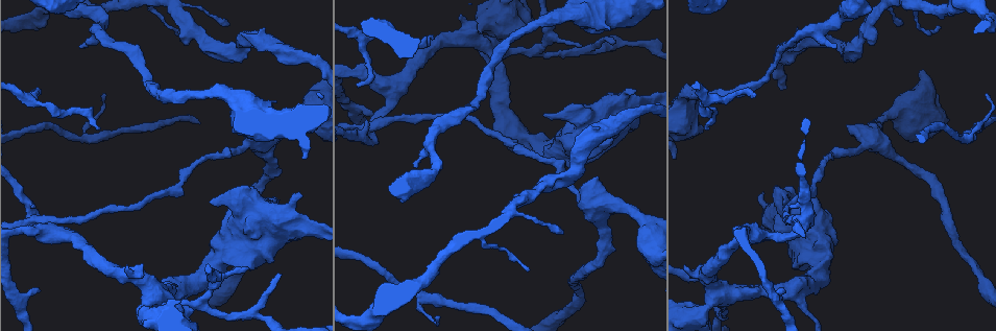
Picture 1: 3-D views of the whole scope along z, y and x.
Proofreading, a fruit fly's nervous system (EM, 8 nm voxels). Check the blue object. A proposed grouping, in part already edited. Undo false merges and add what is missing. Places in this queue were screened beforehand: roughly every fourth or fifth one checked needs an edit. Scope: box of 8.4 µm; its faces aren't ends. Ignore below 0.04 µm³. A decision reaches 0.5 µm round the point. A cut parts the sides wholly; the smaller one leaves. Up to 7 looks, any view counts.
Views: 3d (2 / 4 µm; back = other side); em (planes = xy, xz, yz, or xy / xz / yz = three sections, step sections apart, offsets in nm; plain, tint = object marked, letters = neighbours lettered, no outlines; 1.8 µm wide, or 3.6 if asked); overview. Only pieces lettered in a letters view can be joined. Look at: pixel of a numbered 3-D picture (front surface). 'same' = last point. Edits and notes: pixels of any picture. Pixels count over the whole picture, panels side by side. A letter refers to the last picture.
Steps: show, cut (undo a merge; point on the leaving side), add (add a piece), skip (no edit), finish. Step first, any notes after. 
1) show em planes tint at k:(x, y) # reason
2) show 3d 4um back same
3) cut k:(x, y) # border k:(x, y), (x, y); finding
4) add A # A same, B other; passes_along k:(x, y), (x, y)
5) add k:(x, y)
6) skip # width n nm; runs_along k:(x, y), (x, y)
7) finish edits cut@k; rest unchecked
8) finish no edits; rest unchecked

show 3d 2um at 1:(760, 194) # thick end

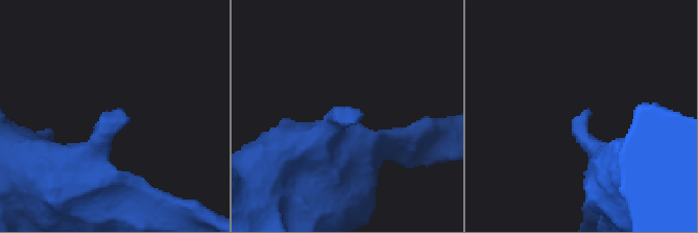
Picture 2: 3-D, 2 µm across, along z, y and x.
show em planes tint at 2:(582, 114)

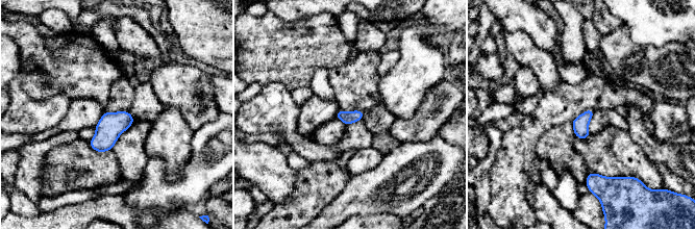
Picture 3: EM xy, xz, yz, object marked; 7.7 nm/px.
show em planes letters same

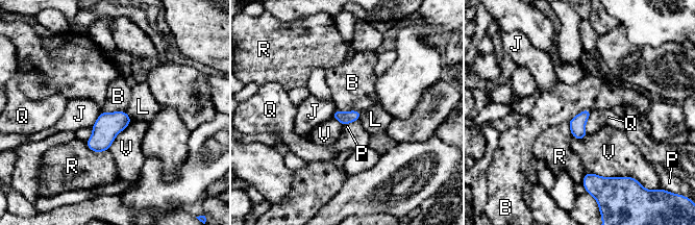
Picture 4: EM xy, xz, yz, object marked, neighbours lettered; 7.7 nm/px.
skip # B other, J other, L other, P other, Q other, R other, V other; border 4:(337, 108), (342, 111), (361, 111); no lettered piece goes on from it

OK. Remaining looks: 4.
show em xy step 4 tint at 1:(715, 291) # abrupt turn

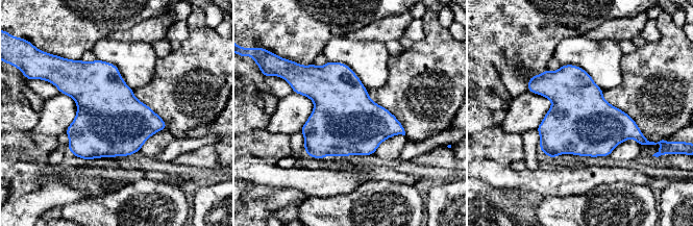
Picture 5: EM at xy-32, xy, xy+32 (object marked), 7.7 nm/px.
show em planes tint same

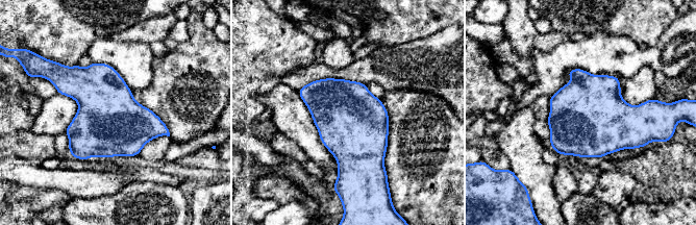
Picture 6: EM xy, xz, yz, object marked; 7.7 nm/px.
show em planes letters same # see the neighbours

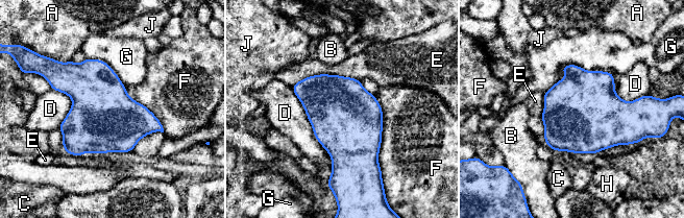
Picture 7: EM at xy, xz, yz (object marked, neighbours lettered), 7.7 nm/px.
skip # A other, B other, C other, D other, E other, F other, G other, H other, J other; border 7:(373, 95), (382, 111), (381, 170); continuous, no second neuron

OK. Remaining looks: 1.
finish no edits; rest unchecked

